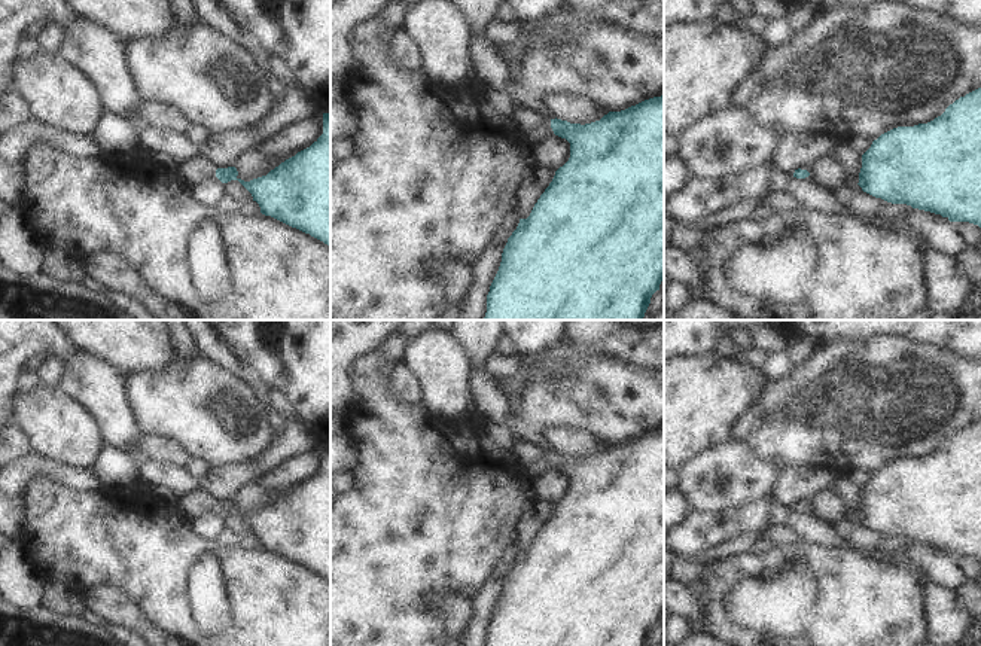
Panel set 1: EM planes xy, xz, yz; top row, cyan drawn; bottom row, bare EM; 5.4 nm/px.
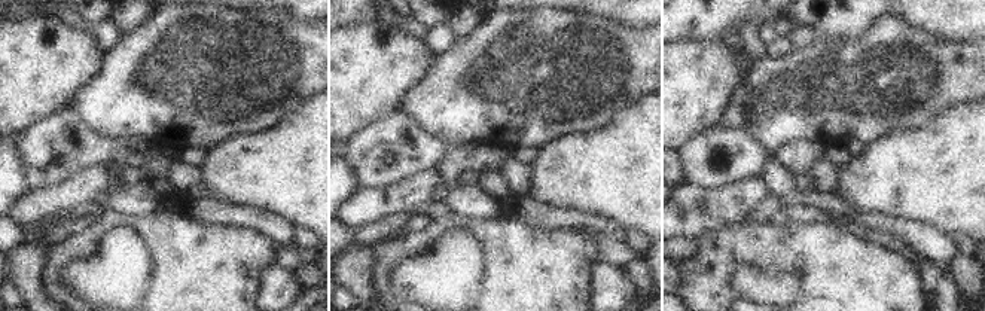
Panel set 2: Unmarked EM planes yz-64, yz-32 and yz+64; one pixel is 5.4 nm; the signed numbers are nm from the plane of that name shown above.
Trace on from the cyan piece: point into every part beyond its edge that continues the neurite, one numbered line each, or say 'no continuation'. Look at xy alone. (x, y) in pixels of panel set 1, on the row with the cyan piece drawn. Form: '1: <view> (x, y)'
1: xy (192, 171)

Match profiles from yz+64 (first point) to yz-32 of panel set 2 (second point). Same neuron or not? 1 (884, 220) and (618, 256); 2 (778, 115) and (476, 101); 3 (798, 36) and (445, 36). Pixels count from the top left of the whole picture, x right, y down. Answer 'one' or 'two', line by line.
1: one
2: one
3: two

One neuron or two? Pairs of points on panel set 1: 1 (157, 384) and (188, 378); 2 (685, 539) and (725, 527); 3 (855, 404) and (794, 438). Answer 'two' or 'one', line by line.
1: one
2: one
3: one

